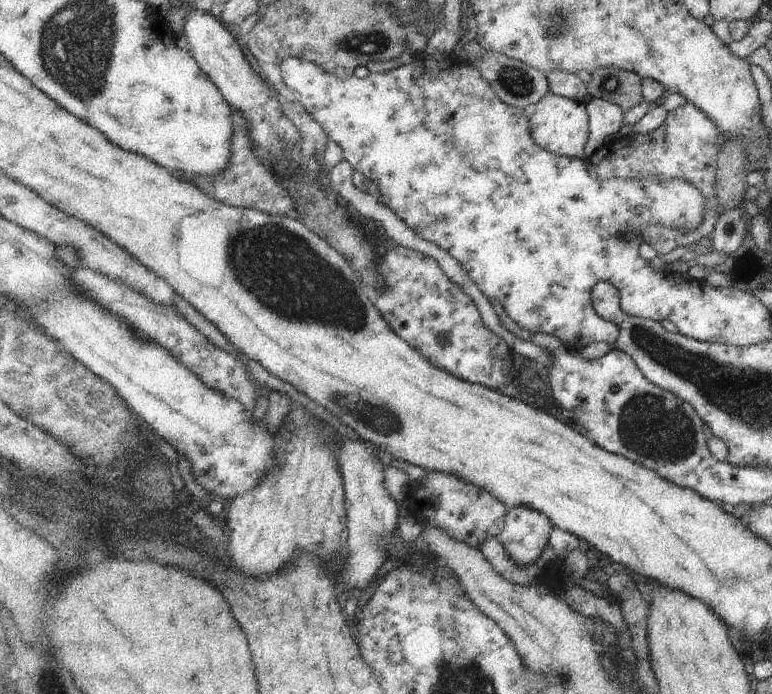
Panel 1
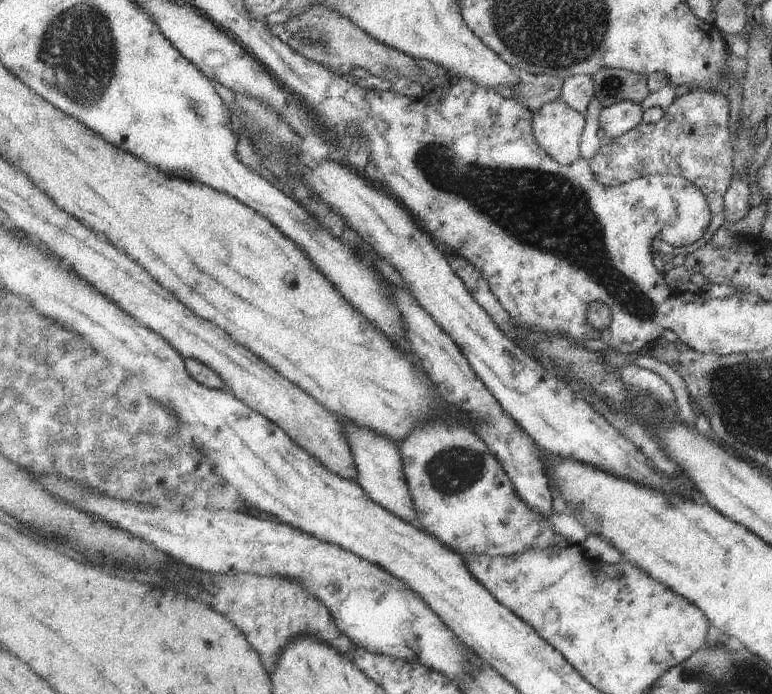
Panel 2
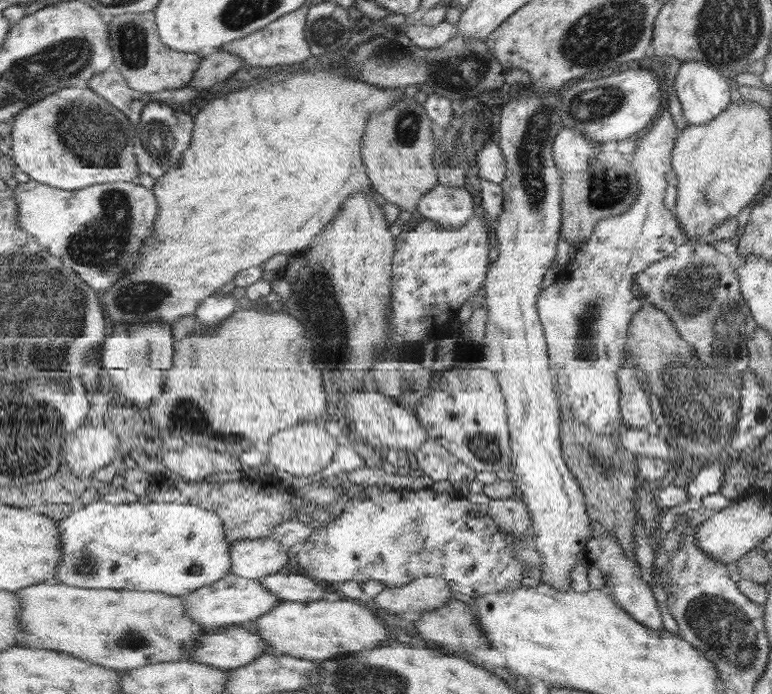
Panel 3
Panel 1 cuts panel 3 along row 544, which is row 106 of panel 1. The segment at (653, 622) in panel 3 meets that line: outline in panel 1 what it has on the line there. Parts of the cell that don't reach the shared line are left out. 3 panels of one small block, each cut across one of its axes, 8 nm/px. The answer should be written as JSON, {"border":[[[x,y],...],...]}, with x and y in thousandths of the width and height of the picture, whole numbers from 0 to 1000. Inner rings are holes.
{"border":[[[780,141],[771,143],[762,151],[766,169],[766,205],[785,207],[795,197],[801,197],[811,167],[801,150]]]}

